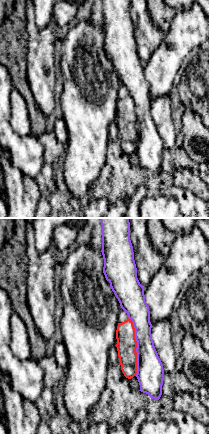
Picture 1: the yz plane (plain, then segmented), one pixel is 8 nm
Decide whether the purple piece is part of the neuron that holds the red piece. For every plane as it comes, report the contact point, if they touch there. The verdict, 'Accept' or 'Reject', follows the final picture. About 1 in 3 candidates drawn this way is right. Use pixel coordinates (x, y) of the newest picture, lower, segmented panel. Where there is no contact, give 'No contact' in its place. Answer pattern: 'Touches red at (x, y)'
Touches red at (136, 346)

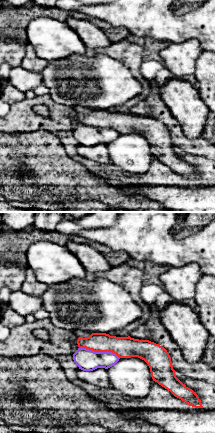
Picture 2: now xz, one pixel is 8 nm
Touches red at (99, 351)

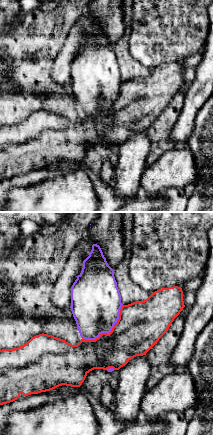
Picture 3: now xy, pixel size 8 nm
Touches red at (110, 332)

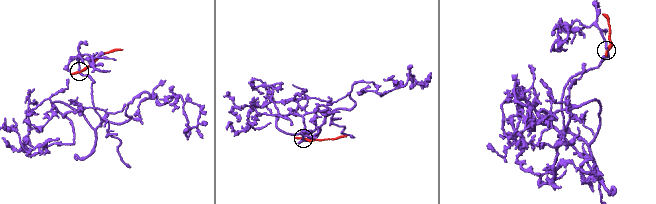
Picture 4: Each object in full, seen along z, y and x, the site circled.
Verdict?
Reject

